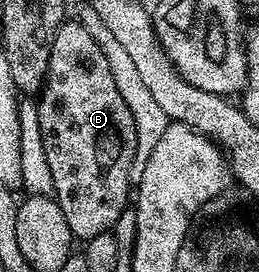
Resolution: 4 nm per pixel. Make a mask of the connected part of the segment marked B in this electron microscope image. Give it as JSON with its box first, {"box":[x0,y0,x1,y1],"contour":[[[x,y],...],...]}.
{"box":[36,21,136,240],"contour":[[[63,21],[50,41],[46,81],[36,101],[44,156],[48,159],[48,169],[52,171],[53,197],[60,212],[64,212],[64,220],[68,220],[71,235],[75,239],[89,240],[113,231],[116,220],[128,209],[132,198],[136,124],[132,120],[132,112],[128,112],[128,104],[124,104],[120,97],[116,80],[112,80],[112,68],[108,68],[108,60],[100,44],[92,40],[88,28],[84,28],[81,22]]]}

